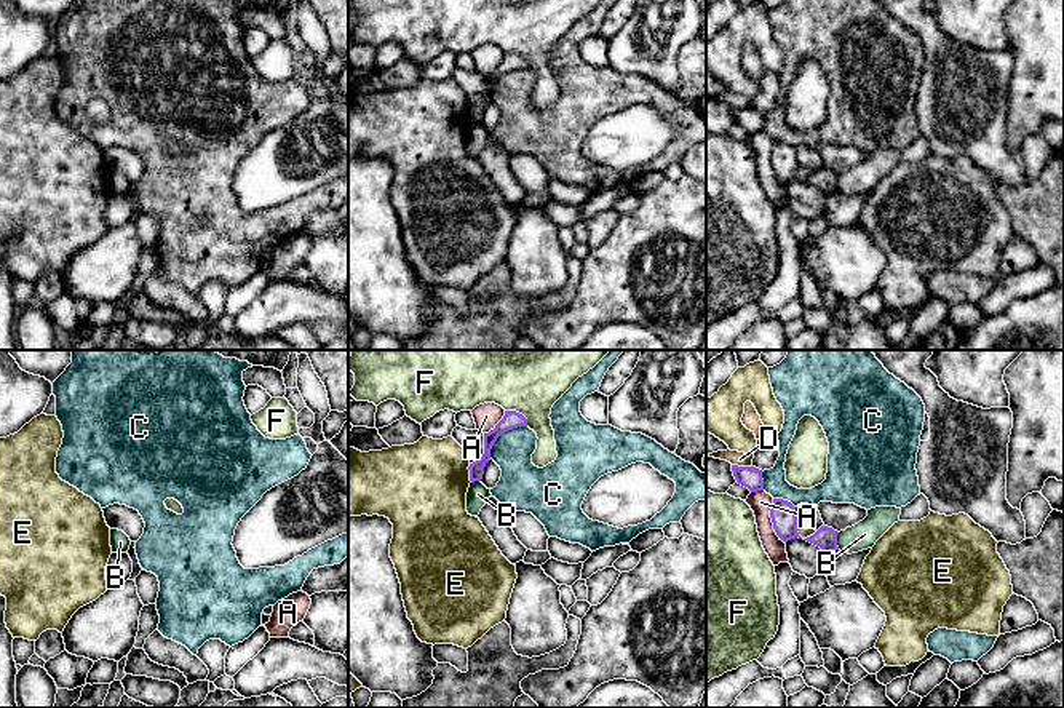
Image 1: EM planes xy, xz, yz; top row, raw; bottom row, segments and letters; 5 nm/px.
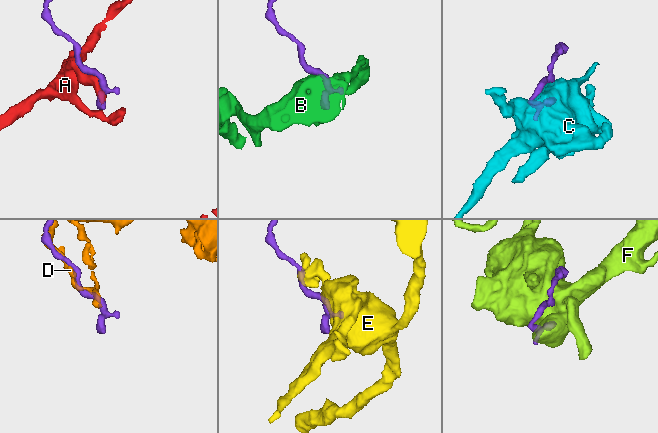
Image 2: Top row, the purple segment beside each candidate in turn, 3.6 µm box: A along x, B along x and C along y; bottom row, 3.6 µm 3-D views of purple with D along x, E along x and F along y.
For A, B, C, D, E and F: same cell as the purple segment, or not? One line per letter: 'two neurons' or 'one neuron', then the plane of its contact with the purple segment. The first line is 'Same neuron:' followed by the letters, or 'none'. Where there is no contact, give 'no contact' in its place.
Same neuron: none
A: two neurons; meets purple in yz
B: two neurons; meets purple in yz
C: two neurons; meets purple in xz
D: two neurons; meets purple in yz
E: two neurons; meets purple in yz
F: two neurons; meets purple in xz

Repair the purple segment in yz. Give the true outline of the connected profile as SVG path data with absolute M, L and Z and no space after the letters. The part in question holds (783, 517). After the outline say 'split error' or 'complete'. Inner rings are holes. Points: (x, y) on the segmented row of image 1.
M773 499L770 518L776 535L783 542L788 542L796 537L802 539L797 532L799 519L796 516L796 507L791 502L783 499Z; complete

